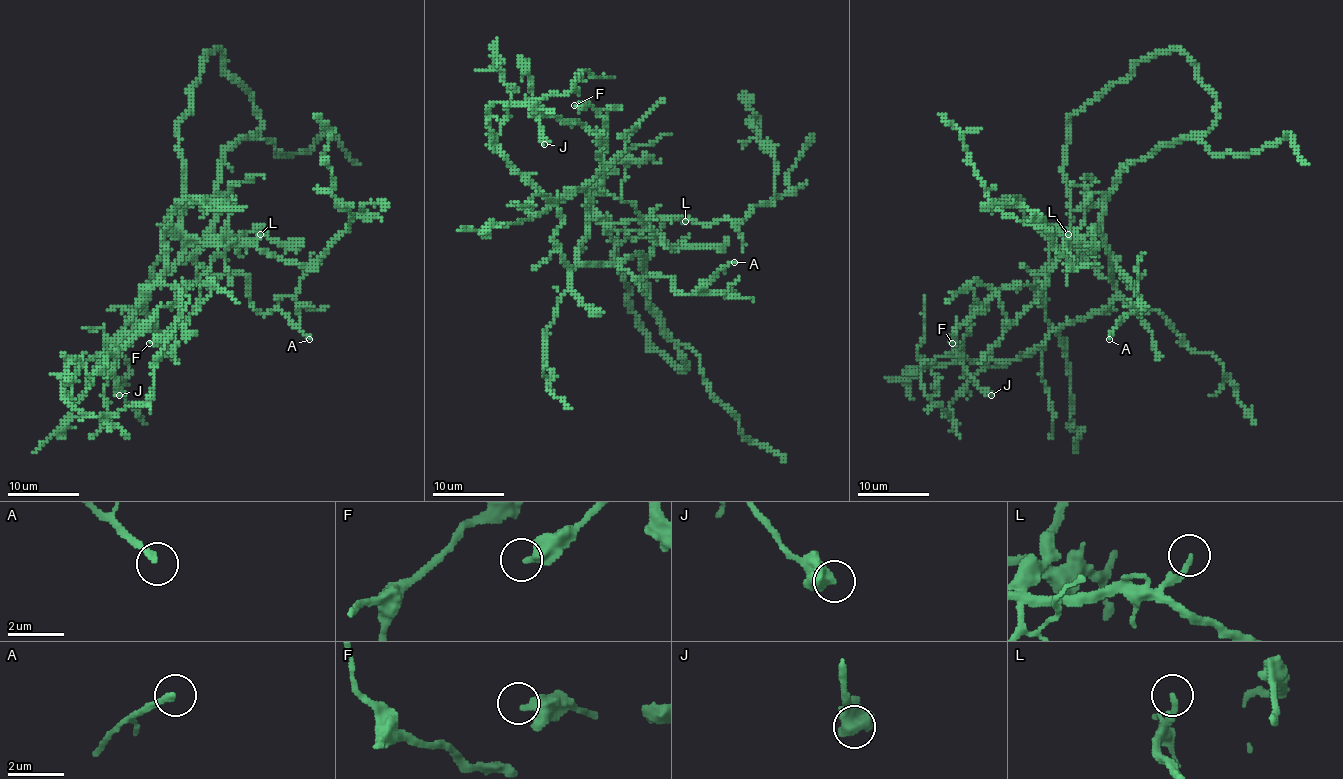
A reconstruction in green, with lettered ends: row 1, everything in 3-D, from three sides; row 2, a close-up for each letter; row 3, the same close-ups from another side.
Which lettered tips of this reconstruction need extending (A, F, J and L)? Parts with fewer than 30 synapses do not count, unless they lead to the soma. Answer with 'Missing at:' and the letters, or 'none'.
Missing at: none

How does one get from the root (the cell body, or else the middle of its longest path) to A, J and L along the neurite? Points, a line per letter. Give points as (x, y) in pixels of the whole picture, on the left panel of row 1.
A: (151, 282), (162, 281), (190, 258), (210, 279), (242, 274), (258, 311), (281, 311), (309, 339)
J: (151, 282), (164, 234), (158, 284), (181, 298), (162, 306), (119, 352), (119, 395)
L: (151, 282), (153, 266), (164, 250), (162, 234), (167, 231), (220, 245), (252, 243), (260, 234)

